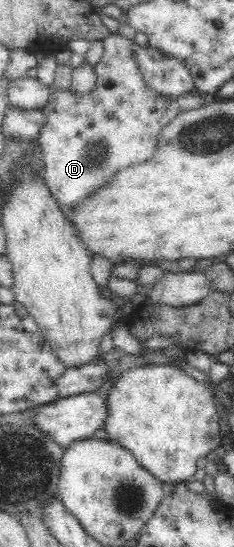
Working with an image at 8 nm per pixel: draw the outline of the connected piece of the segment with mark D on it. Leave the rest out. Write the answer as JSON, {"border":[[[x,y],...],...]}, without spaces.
{"border":[[[118,32],[105,36],[102,41],[104,52],[95,66],[96,83],[93,91],[87,95],[75,95],[71,91],[52,88],[48,104],[42,109],[46,124],[37,138],[45,164],[42,176],[51,196],[60,207],[71,208],[102,184],[113,180],[113,176],[117,176],[117,172],[123,168],[153,158],[161,130],[171,124],[181,112],[201,108],[209,101],[209,98],[194,92],[177,98],[157,95],[141,76],[134,59],[134,41]]]}

